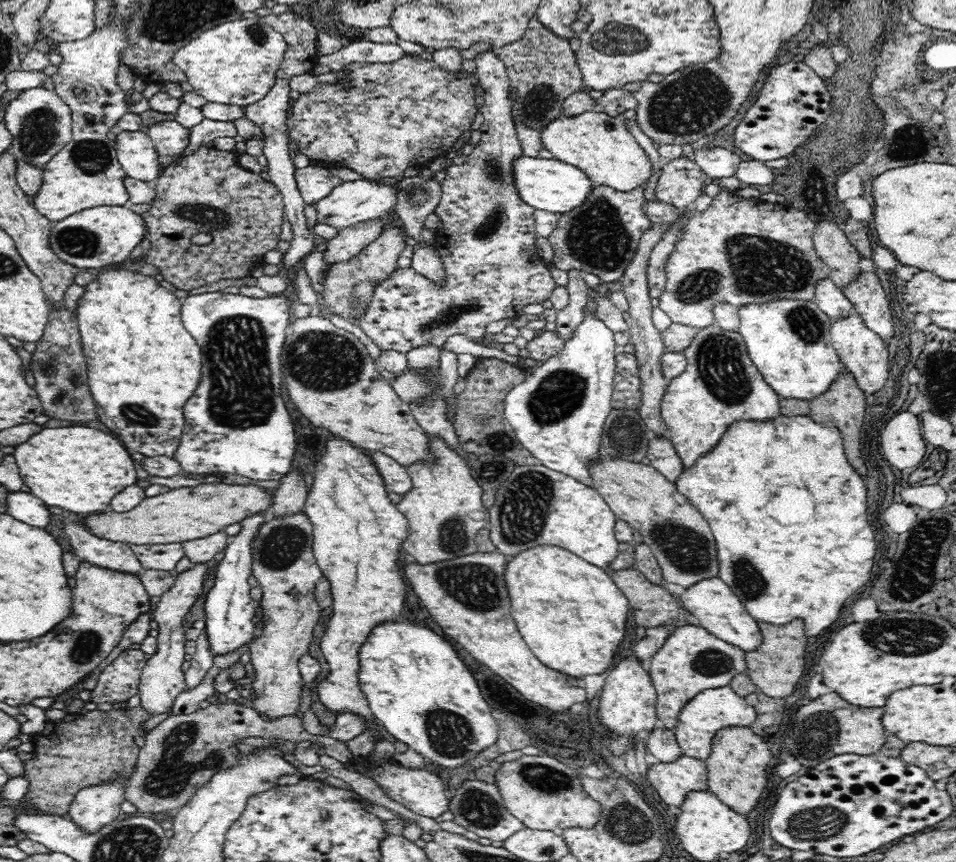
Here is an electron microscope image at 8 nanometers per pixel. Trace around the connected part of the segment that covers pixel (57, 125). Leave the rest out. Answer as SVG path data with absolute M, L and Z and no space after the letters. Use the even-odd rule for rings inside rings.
M34 87L21 91L5 108L4 122L12 133L10 151L18 162L43 167L67 142L72 141L72 115L70 107L54 90Z

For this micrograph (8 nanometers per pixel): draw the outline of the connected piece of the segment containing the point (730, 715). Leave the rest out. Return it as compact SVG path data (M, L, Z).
M730 685L720 688L709 688L699 692L687 702L678 715L678 722L673 728L682 755L706 760L711 753L711 742L716 732L724 727L753 725L757 712L748 701L739 696Z

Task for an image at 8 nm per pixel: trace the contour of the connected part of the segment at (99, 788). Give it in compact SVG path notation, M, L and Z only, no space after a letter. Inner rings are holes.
M118 776L106 784L82 788L72 799L67 817L84 832L98 832L112 824L122 817L120 804L125 800L126 780L127 776Z

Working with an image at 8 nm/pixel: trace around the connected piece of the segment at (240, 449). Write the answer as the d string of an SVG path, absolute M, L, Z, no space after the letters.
M222 291L188 295L182 300L182 320L186 330L204 352L202 380L194 396L184 406L185 426L174 459L184 473L196 476L218 473L238 474L259 481L280 481L291 472L296 454L294 426L280 396L283 384L280 353L290 324L290 308L294 302L282 294L252 298Z

